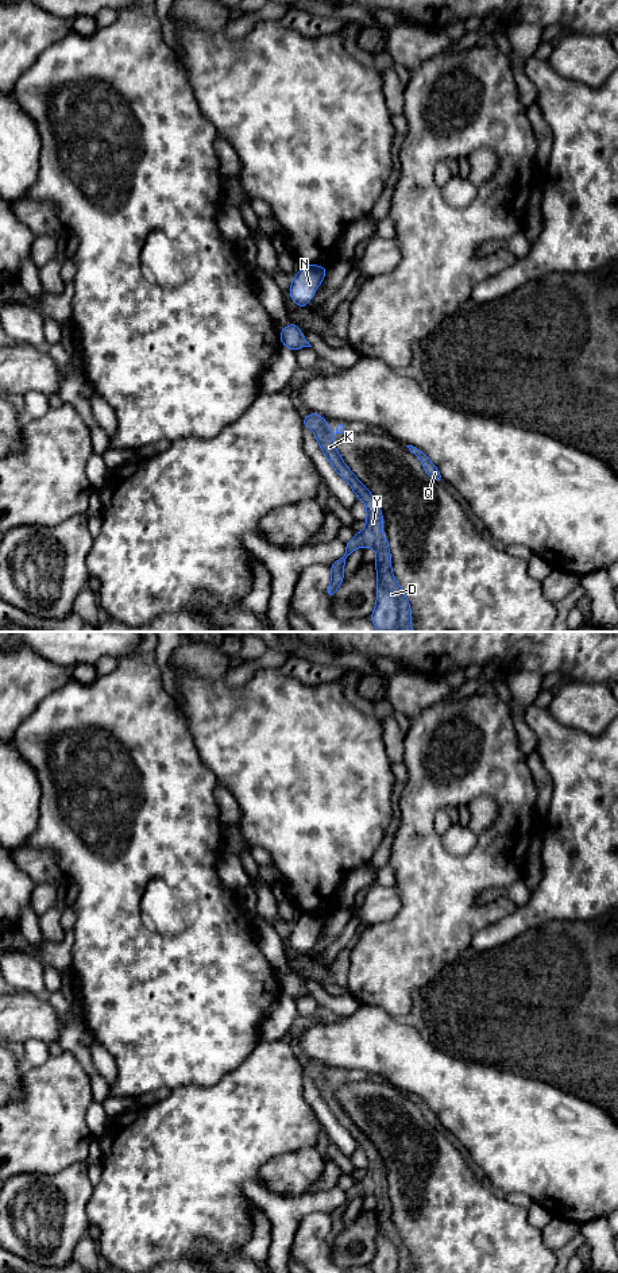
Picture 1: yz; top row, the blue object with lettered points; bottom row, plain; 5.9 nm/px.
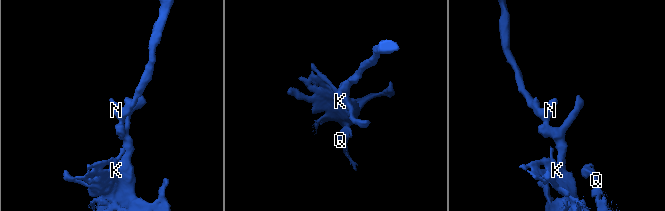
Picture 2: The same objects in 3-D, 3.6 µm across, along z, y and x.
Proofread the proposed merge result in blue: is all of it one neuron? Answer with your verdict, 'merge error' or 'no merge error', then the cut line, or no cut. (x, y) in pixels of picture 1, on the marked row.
no merge error; cut none

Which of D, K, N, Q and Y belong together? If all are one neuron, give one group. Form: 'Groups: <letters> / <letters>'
Groups: D K N Q Y

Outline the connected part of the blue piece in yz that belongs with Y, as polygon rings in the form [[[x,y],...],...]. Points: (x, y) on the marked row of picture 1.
[[[310,412],[309,417],[302,417],[302,425],[313,431],[320,443],[320,448],[325,454],[331,466],[351,485],[356,497],[360,498],[367,508],[364,531],[355,533],[355,536],[345,544],[344,556],[331,566],[332,580],[327,589],[328,597],[333,598],[337,587],[344,580],[343,568],[348,556],[356,548],[370,545],[376,551],[376,559],[374,563],[378,574],[376,603],[370,618],[379,632],[391,632],[393,629],[398,629],[399,632],[413,632],[410,625],[410,603],[391,572],[389,541],[382,531],[383,516],[375,497],[343,462],[324,417]]]

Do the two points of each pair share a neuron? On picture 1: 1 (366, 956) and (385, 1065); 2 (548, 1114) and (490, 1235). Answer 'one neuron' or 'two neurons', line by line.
1: two neurons
2: two neurons

